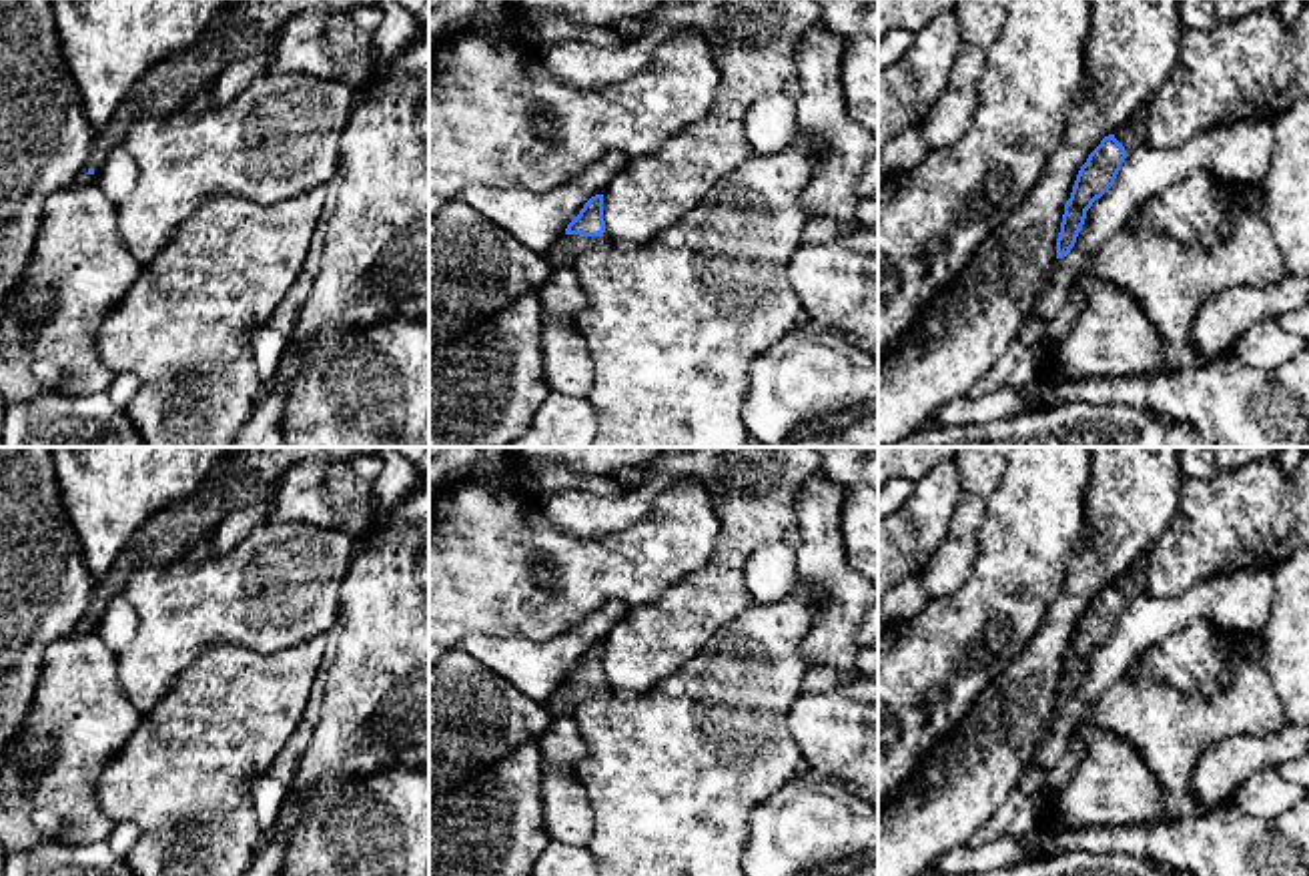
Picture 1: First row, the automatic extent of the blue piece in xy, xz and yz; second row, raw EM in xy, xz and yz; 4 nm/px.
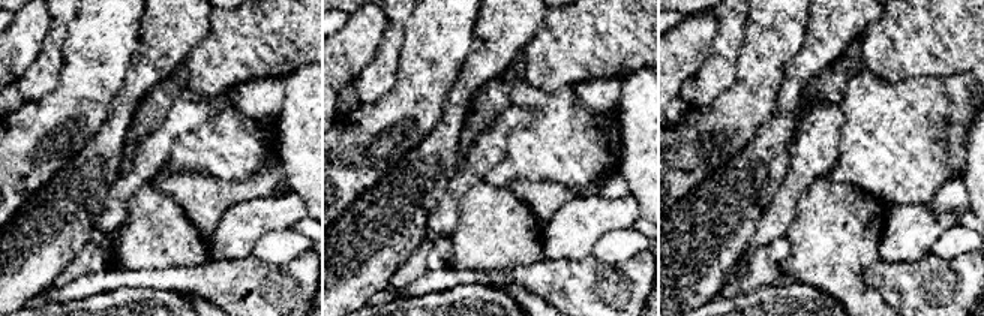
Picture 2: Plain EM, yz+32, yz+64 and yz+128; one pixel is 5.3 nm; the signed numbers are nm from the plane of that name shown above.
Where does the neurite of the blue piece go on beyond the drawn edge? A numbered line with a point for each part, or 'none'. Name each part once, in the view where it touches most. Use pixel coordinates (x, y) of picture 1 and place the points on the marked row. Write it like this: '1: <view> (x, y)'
1: xz (568, 247)

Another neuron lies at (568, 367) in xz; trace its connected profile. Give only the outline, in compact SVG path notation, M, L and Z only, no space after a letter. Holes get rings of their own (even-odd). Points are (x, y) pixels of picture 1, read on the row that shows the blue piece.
M543 311L543 375L555 393L585 397L593 387L589 349L575 323Z

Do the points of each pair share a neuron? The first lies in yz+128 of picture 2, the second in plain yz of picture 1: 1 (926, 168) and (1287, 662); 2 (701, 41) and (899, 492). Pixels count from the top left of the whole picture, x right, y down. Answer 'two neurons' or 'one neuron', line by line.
1: two neurons
2: two neurons

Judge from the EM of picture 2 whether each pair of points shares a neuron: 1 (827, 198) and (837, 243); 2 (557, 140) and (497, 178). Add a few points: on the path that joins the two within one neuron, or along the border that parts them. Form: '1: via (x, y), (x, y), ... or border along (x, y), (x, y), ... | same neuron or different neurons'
1: via (828, 208), (836, 223), (836, 232) | same neuron
2: via (542, 152), (531, 153), (512, 166) | same neuron

